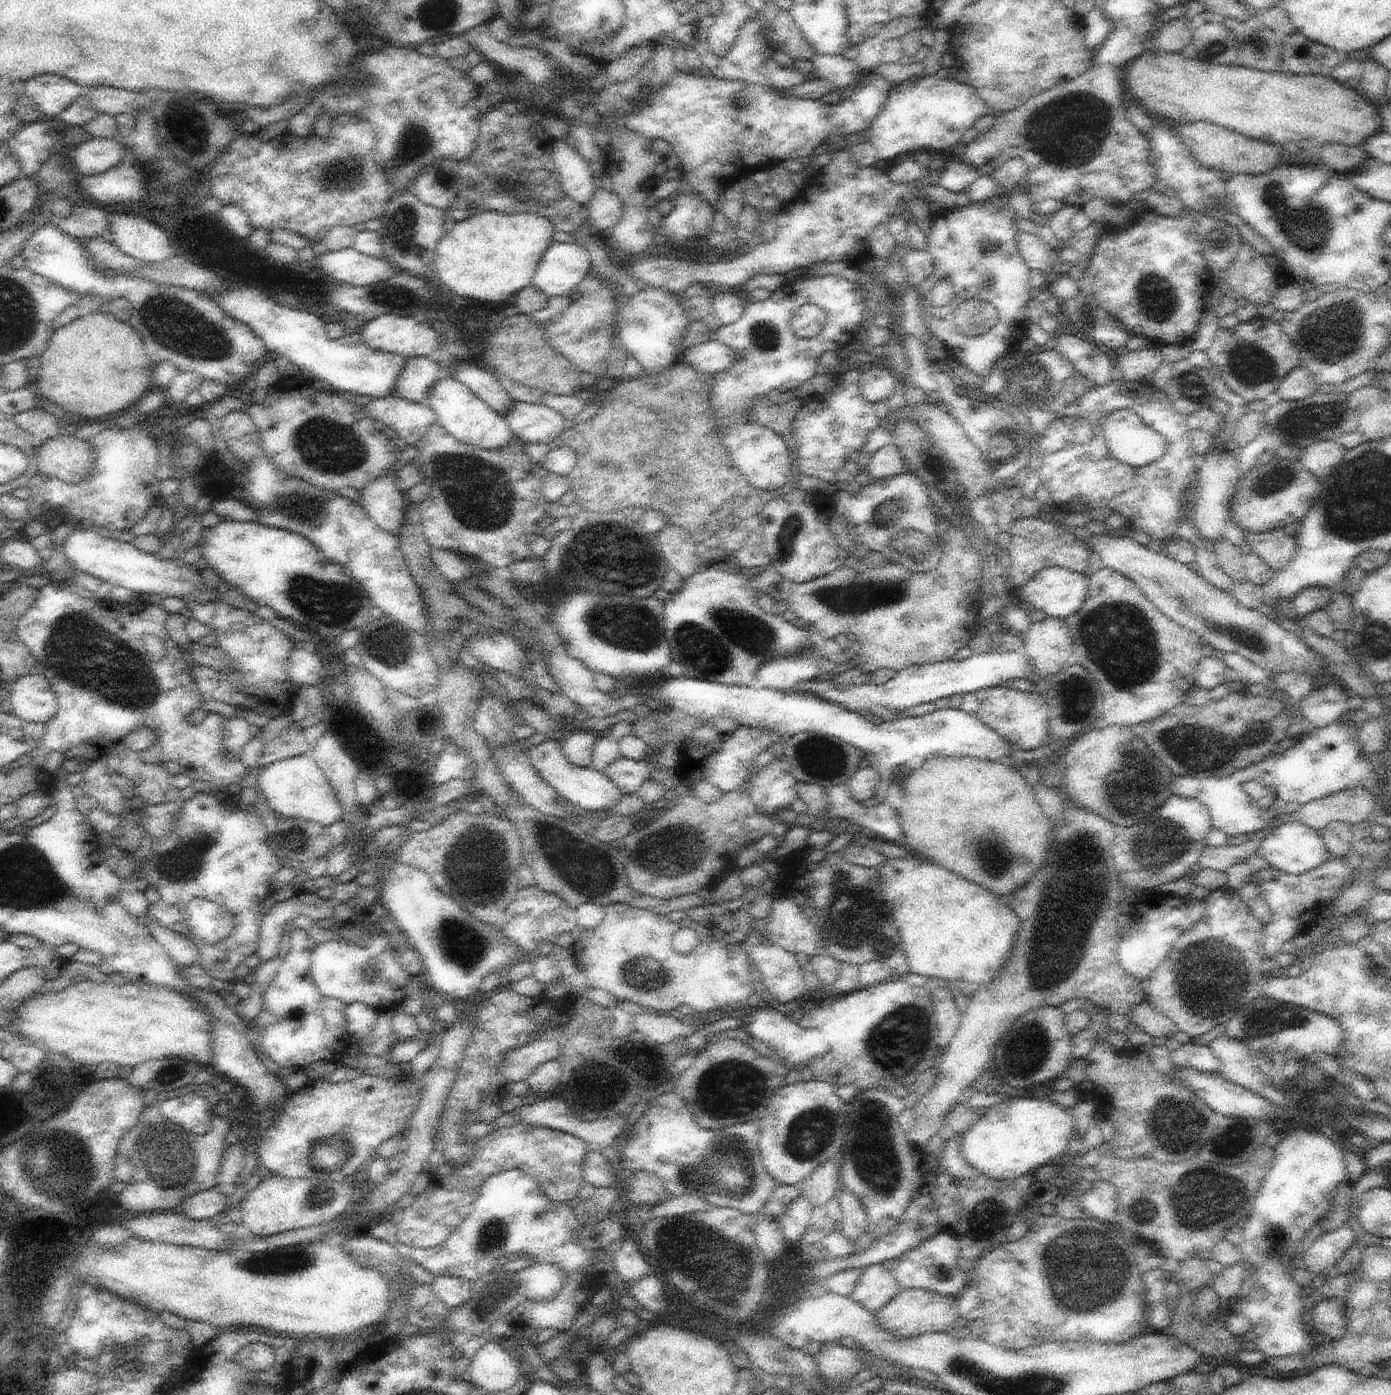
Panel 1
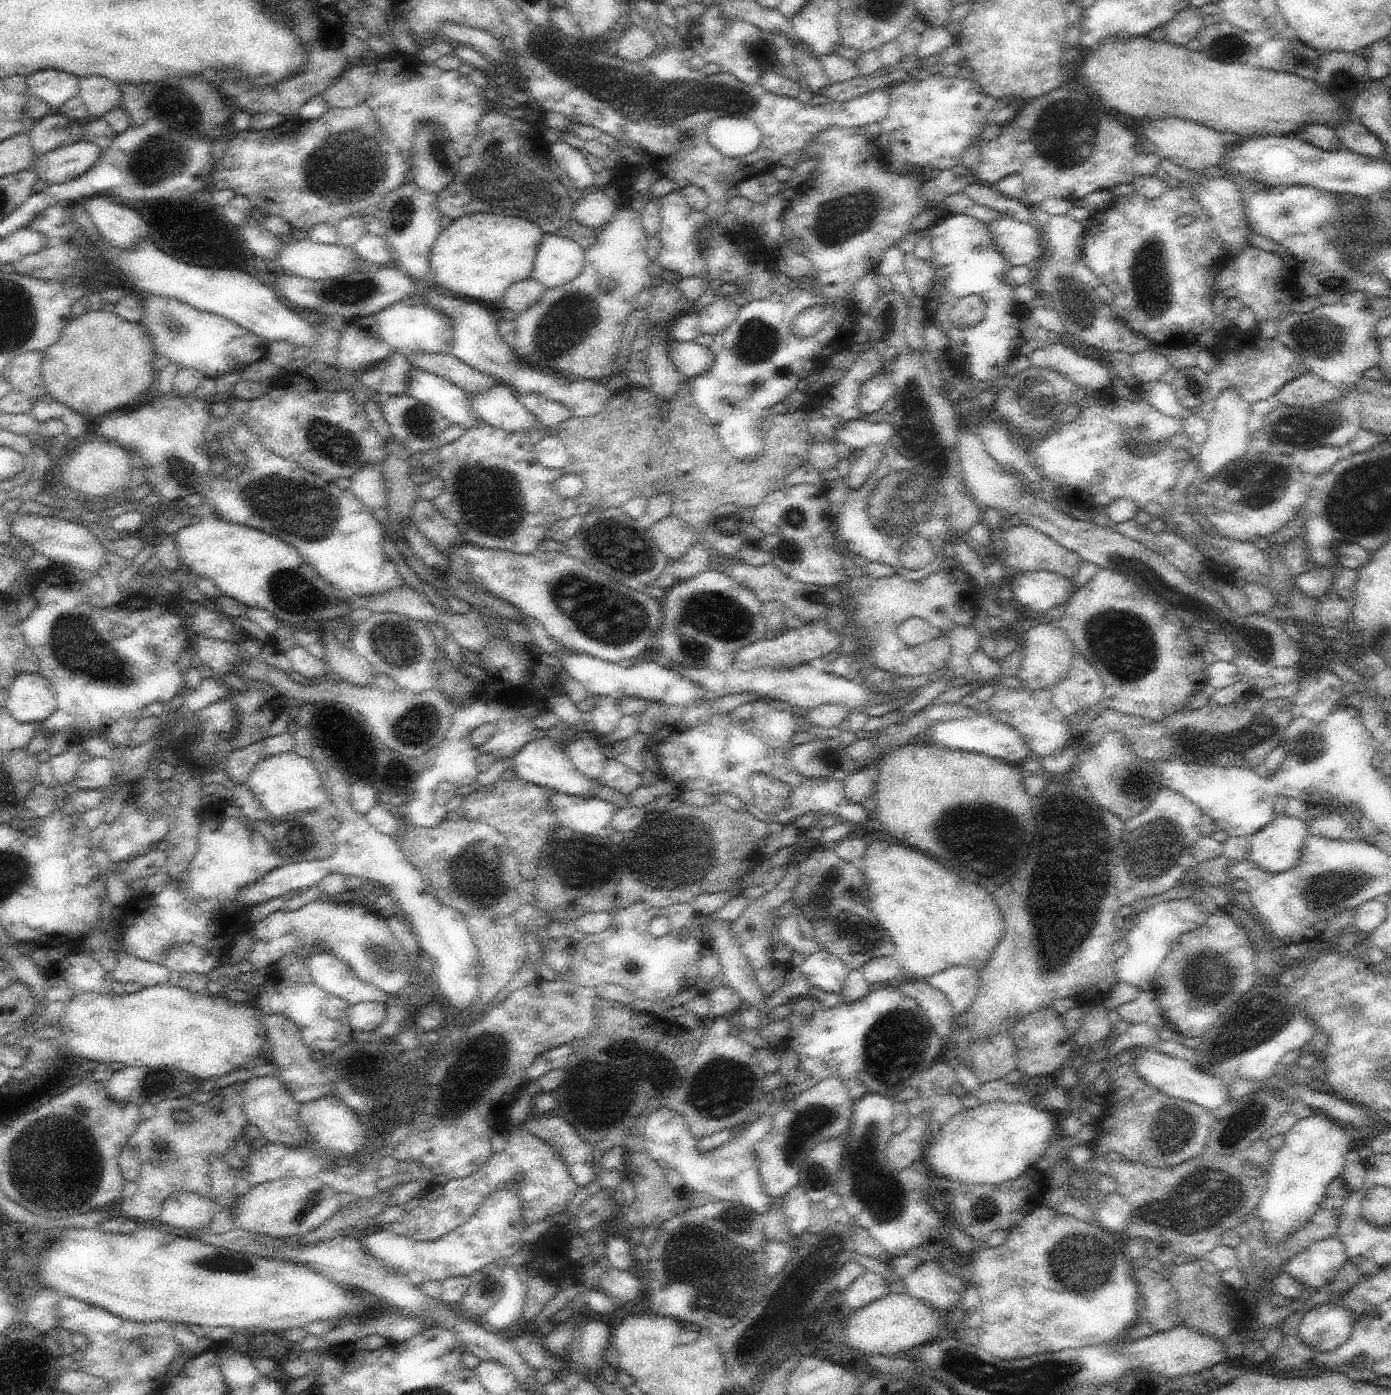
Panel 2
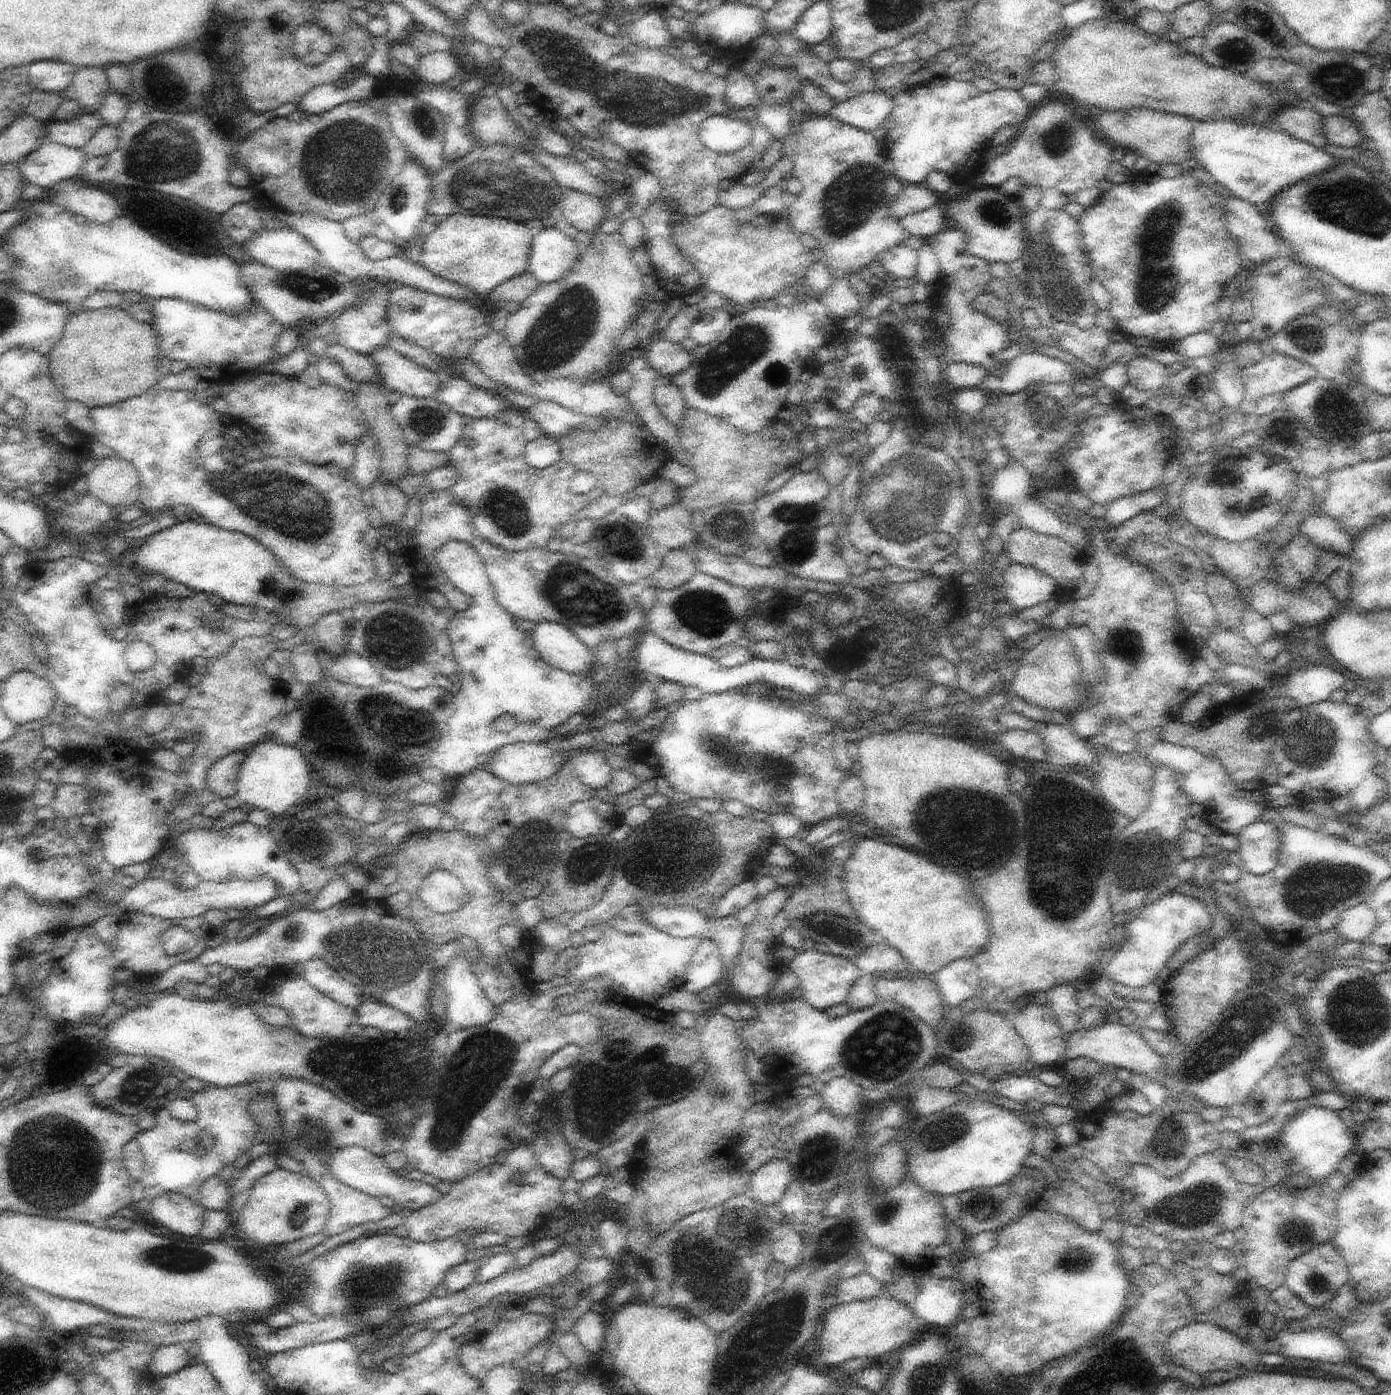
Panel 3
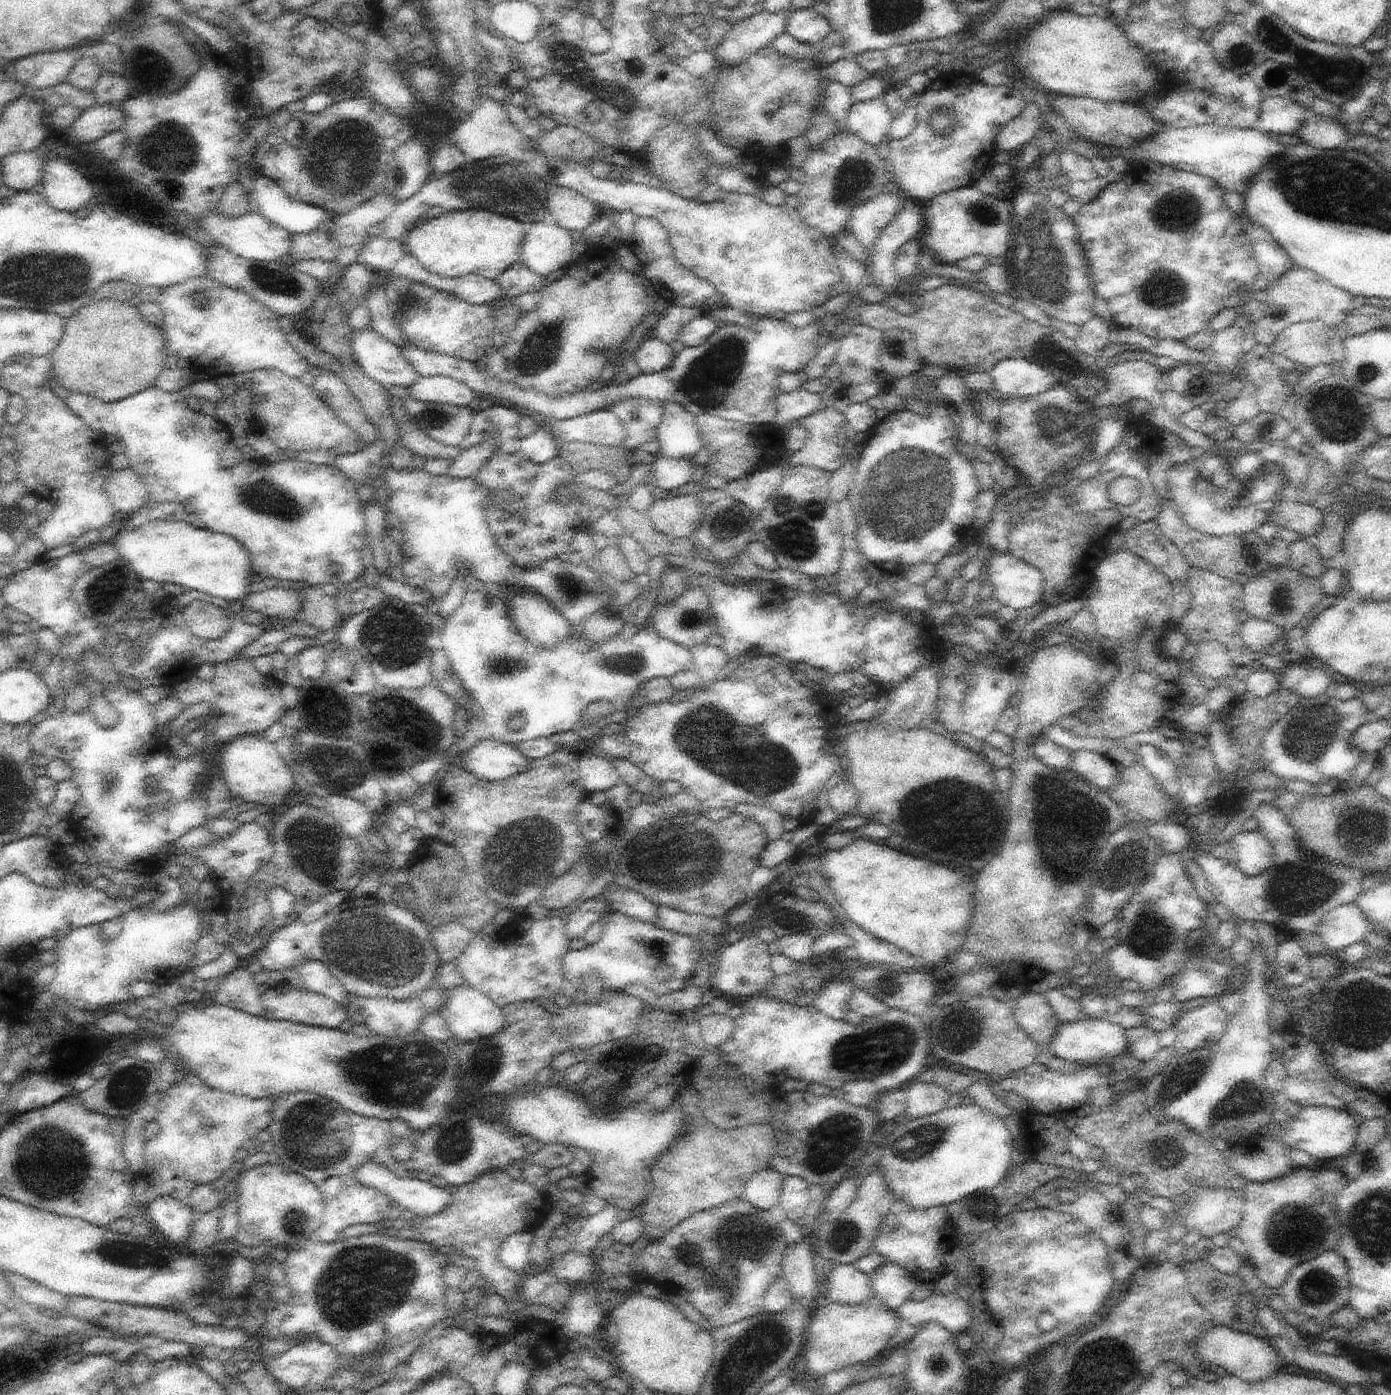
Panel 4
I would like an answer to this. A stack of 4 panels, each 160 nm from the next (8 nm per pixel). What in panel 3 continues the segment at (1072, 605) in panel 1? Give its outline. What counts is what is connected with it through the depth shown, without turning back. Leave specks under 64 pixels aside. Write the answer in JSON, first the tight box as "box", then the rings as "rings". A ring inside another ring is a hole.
{"box":[998,562,1057,611],"rings":[[[1011,562],[998,578],[1004,587],[1005,600],[1016,611],[1056,598],[1057,582],[1037,568]]]}

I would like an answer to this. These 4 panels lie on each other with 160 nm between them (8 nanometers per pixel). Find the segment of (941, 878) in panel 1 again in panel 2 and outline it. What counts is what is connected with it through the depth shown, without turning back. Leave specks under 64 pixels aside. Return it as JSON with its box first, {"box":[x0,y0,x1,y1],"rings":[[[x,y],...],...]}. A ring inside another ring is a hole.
{"box":[860,839,1004,979],"rings":[[[871,839],[860,867],[867,880],[870,908],[895,944],[905,976],[927,979],[955,966],[979,970],[990,960],[1004,934],[994,897],[960,878],[942,862],[896,842]]]}

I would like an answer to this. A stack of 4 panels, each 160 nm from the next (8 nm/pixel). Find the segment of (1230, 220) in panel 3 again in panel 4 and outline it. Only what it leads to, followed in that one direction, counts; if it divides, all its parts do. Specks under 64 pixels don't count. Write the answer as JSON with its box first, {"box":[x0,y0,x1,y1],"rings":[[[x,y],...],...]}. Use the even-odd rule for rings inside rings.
{"box":[1246,223,1295,293],"rings":[[[1250,223],[1246,236],[1252,243],[1259,264],[1259,275],[1251,288],[1251,292],[1257,293],[1290,273],[1295,262],[1265,228]]]}

